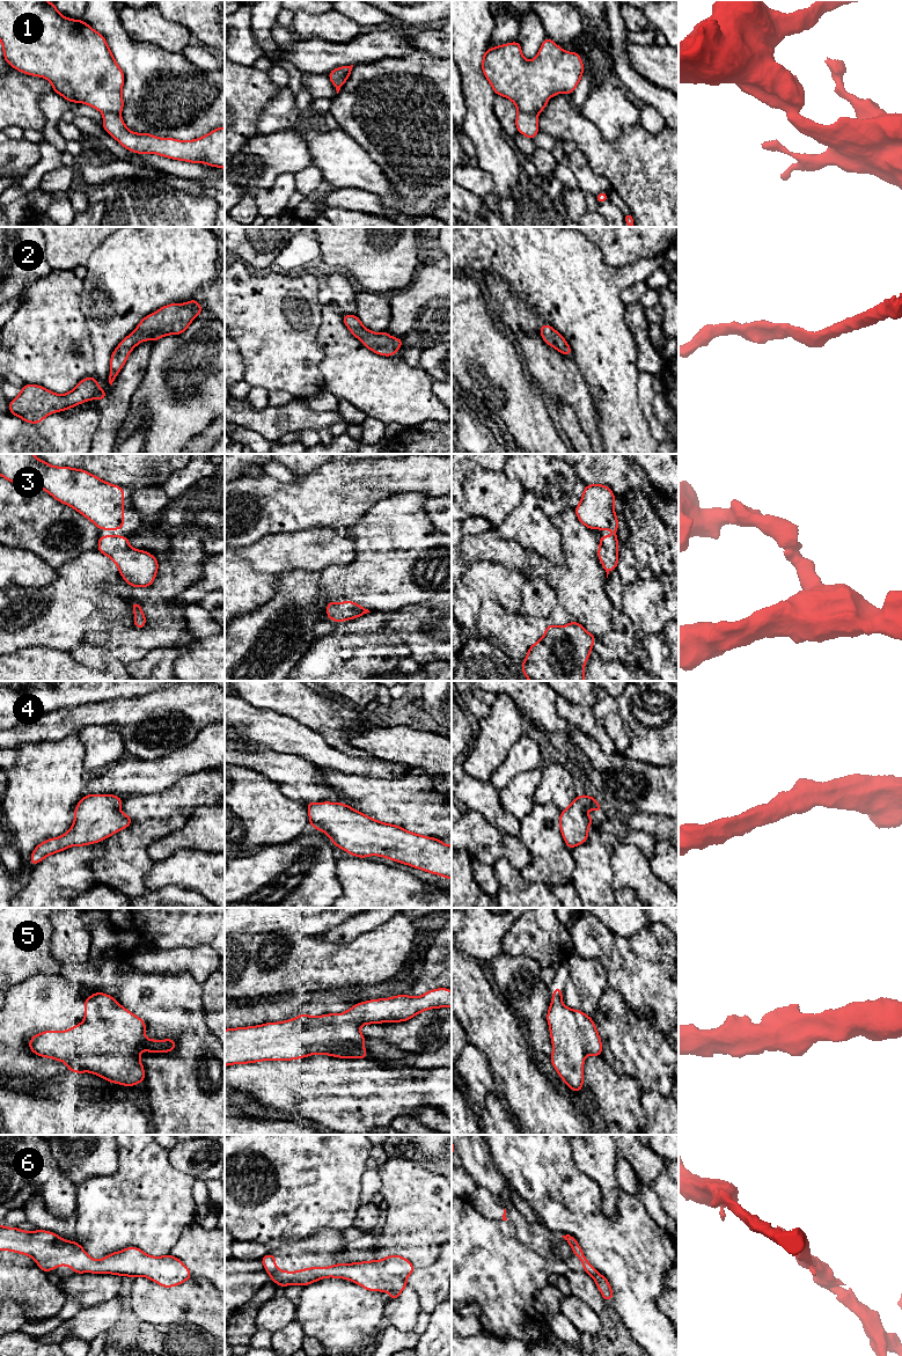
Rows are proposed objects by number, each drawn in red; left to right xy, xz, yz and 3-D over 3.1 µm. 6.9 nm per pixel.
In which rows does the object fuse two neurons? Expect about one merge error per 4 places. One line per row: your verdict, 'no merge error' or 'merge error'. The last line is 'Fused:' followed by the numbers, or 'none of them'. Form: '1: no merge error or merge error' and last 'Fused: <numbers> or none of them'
1: merge error
2: no merge error
3: no merge error
4: no merge error
5: no merge error
6: no merge error
Fused: 1

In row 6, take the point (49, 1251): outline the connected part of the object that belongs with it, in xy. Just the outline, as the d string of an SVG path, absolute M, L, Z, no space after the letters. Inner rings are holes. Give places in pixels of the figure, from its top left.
M0 1225L0 1251L28 1255L44 1273L64 1265L75 1274L144 1276L163 1288L176 1287L191 1278L188 1267L171 1254L151 1256L138 1247L126 1247L96 1261L75 1240L67 1241L44 1230L30 1232Z

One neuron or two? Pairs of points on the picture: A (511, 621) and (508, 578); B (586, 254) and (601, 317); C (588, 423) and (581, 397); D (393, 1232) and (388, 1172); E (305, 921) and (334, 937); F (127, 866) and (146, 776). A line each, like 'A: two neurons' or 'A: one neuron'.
A: two neurons
B: one neuron
C: one neuron
D: one neuron
E: two neurons
F: two neurons

